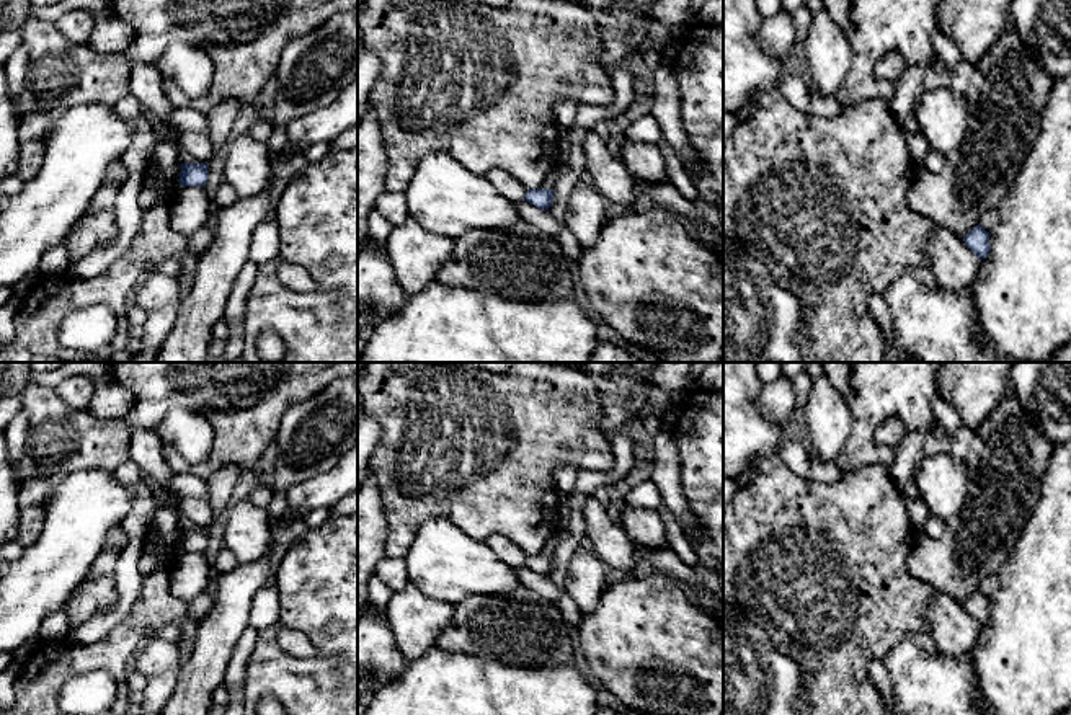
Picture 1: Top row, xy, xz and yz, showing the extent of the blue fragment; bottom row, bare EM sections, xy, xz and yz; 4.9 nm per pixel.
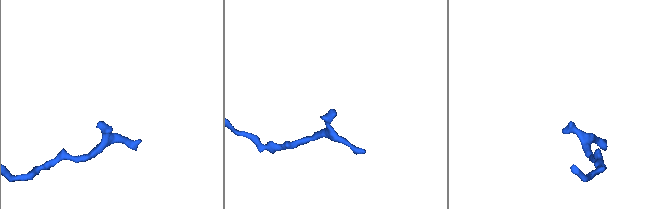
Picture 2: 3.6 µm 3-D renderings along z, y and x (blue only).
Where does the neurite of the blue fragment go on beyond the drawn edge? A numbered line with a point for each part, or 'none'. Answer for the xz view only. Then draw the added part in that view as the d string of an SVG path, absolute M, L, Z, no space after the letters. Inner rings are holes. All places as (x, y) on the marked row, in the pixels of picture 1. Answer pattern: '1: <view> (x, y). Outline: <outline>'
none

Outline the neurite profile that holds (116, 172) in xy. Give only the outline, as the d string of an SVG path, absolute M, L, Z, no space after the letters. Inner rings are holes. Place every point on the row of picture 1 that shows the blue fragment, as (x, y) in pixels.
M122 160L111 163L109 168L106 170L104 183L111 181L124 183L127 180L129 180L129 170L122 163Z

